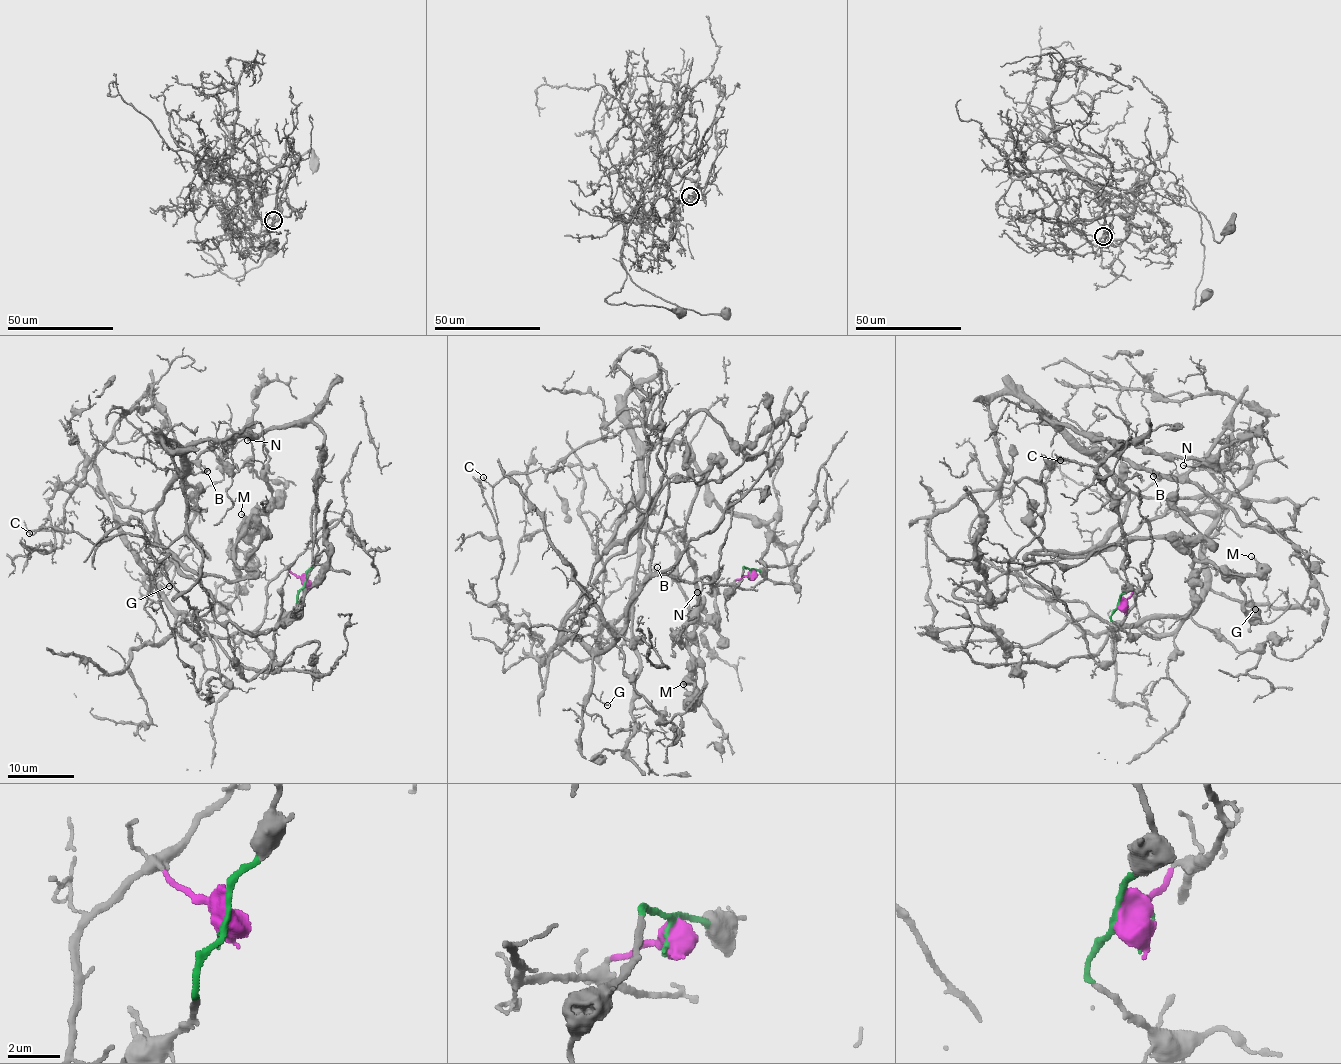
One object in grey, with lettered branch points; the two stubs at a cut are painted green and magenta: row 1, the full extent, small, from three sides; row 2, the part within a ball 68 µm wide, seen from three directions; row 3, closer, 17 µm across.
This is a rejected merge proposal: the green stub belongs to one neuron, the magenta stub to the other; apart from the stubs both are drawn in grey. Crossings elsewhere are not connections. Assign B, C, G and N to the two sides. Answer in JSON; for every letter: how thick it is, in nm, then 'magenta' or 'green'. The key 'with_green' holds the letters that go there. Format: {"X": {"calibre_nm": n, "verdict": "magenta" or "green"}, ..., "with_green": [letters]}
{"B": {"calibre_nm": 160, "verdict": "green"}, "C": {"calibre_nm": 110, "verdict": "green"}, "G": {"calibre_nm": 140, "verdict": "magenta"}, "N": {"calibre_nm": 110, "verdict": "green"}, "with_green": ["B", "C", "N"]}

